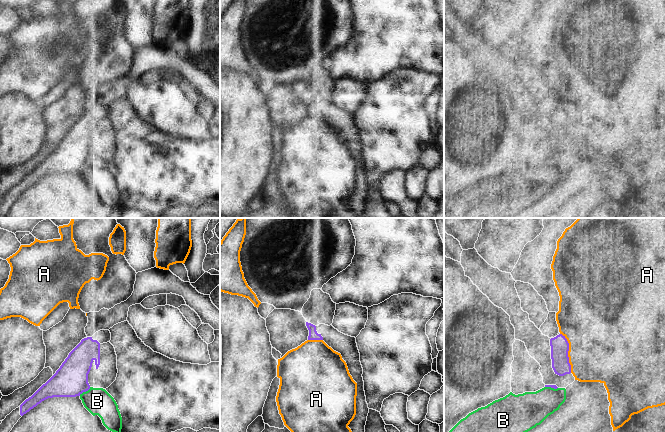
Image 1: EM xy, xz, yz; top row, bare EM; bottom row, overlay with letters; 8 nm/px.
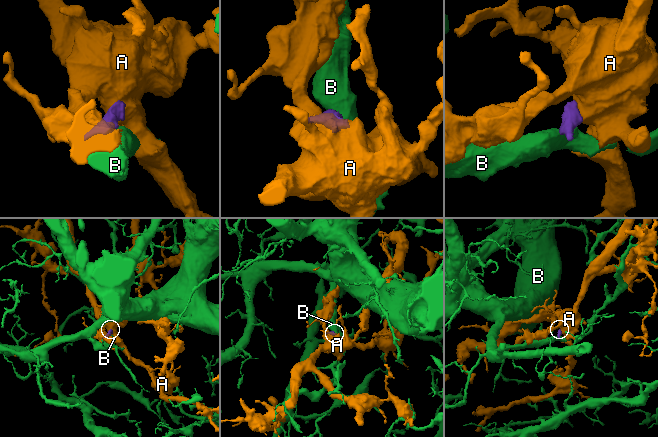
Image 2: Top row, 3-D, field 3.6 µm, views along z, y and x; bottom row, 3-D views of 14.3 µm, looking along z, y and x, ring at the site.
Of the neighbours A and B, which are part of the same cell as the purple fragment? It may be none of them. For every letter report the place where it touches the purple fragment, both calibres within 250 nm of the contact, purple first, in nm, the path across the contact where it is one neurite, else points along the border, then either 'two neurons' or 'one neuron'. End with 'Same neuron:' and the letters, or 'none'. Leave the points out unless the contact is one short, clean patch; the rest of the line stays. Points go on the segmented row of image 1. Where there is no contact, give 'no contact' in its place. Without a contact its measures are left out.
A: meets purple in yz at (567, 353); 140 nm thick on the purple side, 480 nm on the other; border along yz (560, 333), (568, 343), (568, 362), (571, 372); two neurons
B: meets purple in xy at (84, 391); 280 nm thick on the purple side, 220 nm on the other; border along xy (90, 387), (79, 395); two neurons
Same neuron: none

